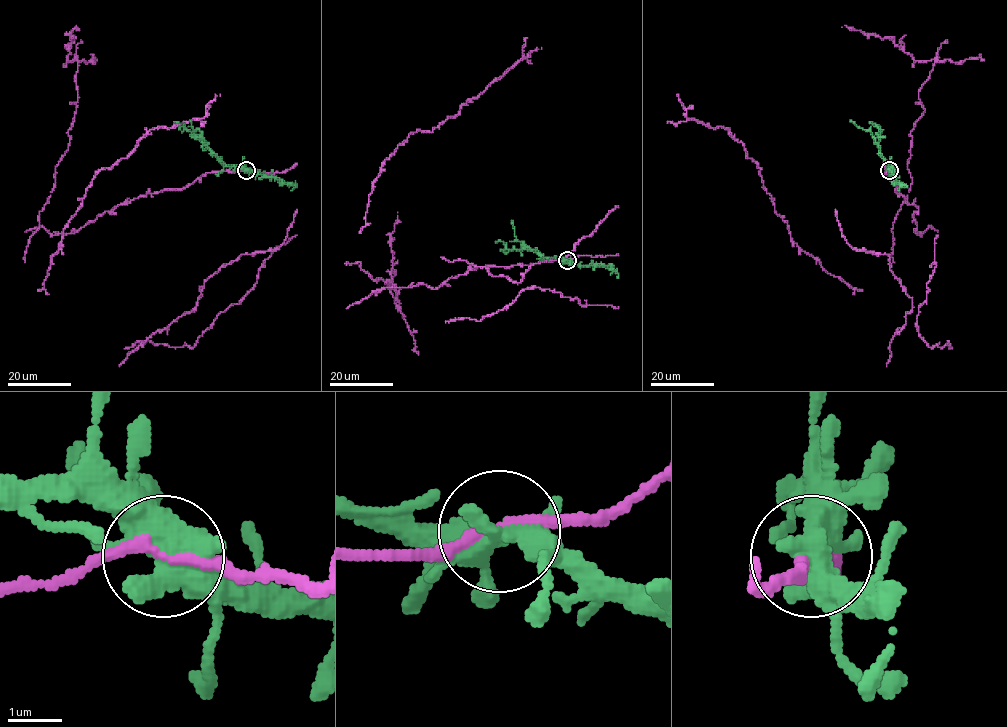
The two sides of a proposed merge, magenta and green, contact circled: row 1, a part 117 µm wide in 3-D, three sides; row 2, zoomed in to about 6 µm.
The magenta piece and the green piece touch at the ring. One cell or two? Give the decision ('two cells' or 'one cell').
two cells

